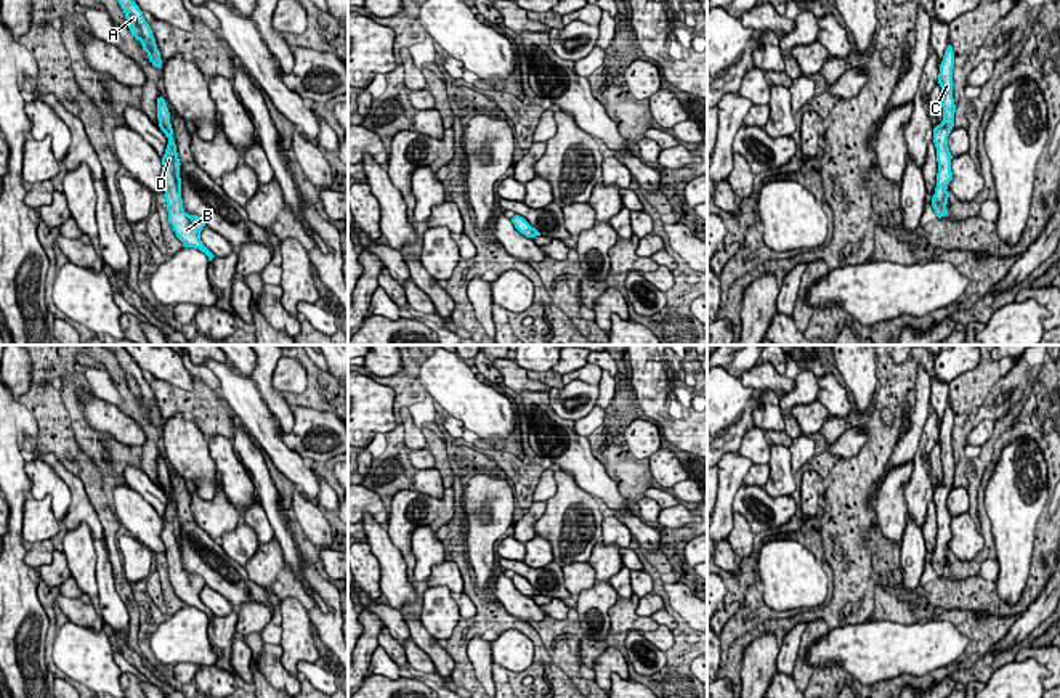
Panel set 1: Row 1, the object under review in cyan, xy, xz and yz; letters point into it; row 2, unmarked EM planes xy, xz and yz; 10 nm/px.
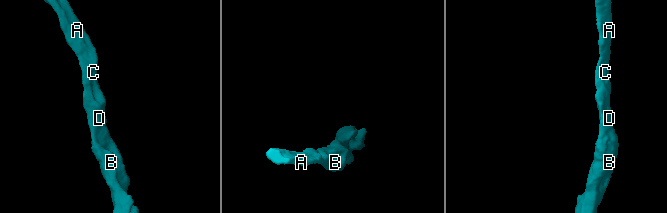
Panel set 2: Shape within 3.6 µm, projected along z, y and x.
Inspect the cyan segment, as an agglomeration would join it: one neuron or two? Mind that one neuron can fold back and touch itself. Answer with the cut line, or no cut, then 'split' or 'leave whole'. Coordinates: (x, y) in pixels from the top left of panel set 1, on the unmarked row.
no cut; leave whole

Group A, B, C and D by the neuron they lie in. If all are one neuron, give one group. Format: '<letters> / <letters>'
A B C D

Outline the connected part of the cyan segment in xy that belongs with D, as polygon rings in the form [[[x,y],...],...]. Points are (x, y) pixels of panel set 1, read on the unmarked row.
[[[157,457],[157,478],[159,486],[168,497],[165,513],[162,517],[162,533],[160,539],[165,546],[165,562],[168,571],[168,582],[172,584],[176,597],[184,603],[184,607],[194,607],[208,616],[208,621],[215,616],[200,600],[200,590],[205,581],[197,574],[189,574],[183,568],[181,558],[181,538],[180,538],[180,518],[176,512],[176,504],[173,501],[173,488],[170,483],[170,472],[165,459]]]

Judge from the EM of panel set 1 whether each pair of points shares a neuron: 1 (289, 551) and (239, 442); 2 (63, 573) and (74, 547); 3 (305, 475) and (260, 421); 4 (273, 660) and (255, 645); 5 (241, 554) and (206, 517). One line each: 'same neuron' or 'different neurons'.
1: same neuron
2: different neurons
3: same neuron
4: different neurons
5: same neuron

